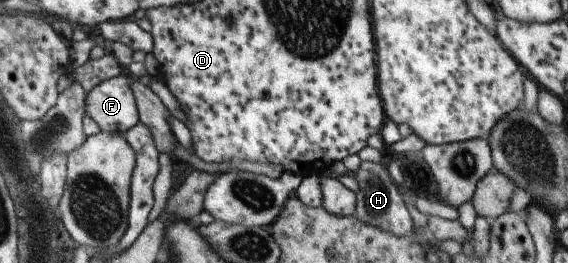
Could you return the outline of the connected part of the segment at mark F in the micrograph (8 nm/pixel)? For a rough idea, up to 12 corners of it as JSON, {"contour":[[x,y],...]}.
{"contour":[[124,71],[85,92],[100,131],[123,135],[138,122]]}

